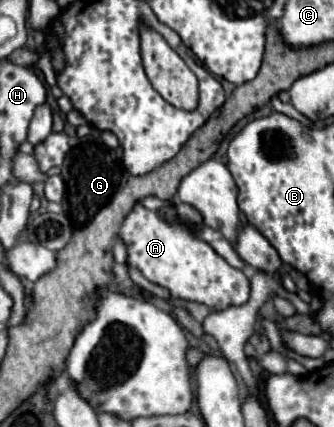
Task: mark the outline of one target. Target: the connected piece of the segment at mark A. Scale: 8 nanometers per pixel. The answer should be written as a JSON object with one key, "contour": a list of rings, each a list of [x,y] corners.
{"contour":[[[139,203],[123,221],[121,239],[129,245],[129,265],[137,267],[151,283],[169,289],[175,299],[205,303],[213,309],[243,305],[249,299],[249,281],[243,271],[231,267],[207,243],[199,241],[189,225],[167,223],[157,211],[149,211]]]}

